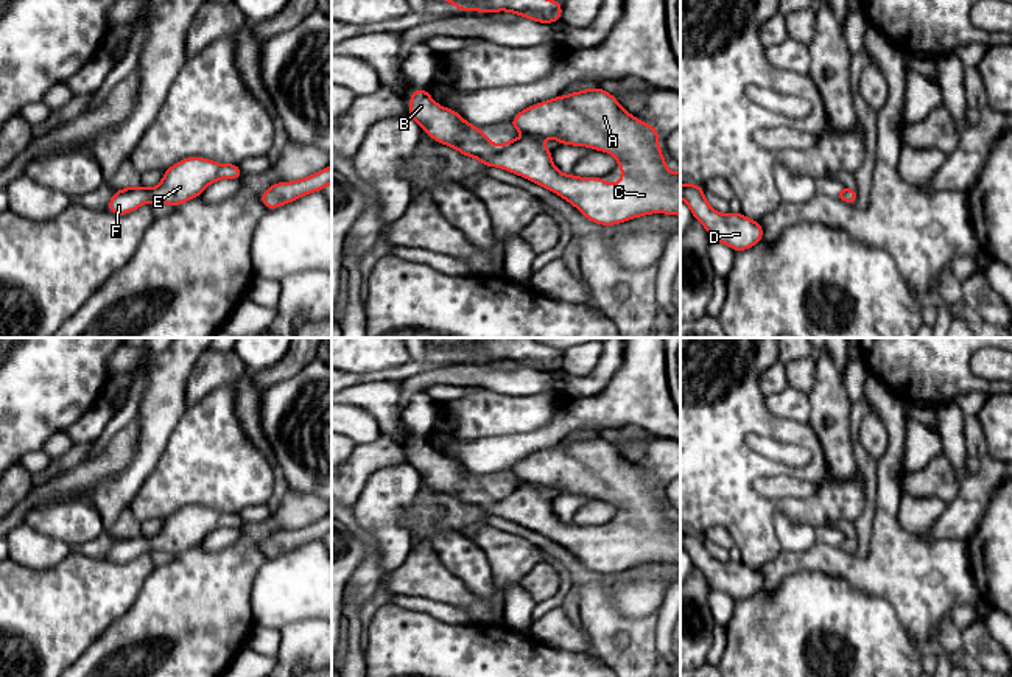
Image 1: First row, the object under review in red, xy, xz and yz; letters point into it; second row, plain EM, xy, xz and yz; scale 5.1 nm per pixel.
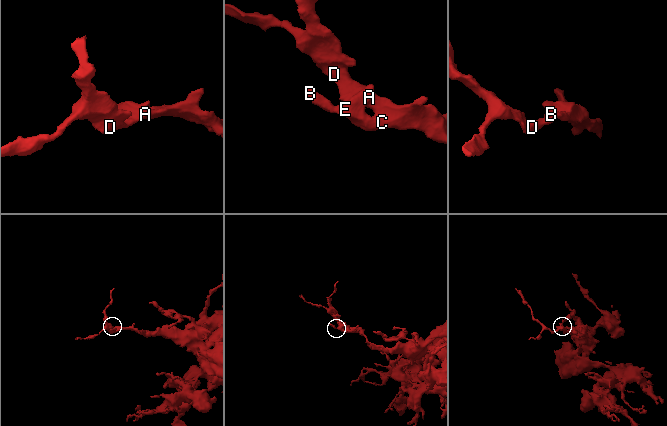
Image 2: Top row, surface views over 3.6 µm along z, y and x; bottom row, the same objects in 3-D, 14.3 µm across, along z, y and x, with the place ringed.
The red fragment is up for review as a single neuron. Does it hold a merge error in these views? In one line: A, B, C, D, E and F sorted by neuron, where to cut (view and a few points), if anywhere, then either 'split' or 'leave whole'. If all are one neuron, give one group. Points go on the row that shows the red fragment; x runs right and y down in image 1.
groups A B C D E F; cut none; leave whole

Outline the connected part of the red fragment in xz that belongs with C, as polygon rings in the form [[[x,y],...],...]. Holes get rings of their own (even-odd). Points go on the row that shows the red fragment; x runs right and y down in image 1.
[[[417,87],[411,93],[408,118],[416,120],[433,140],[478,159],[486,168],[498,167],[545,187],[599,226],[615,226],[651,213],[680,216],[680,171],[673,173],[666,168],[657,128],[624,110],[618,100],[601,87],[578,90],[567,96],[557,95],[520,110],[509,126],[528,135],[503,145],[492,143],[483,129],[466,121],[459,112],[437,104],[428,89]],[[540,139],[612,154],[621,168],[621,182],[607,184],[604,177],[560,173],[554,167],[551,151],[539,142]]]

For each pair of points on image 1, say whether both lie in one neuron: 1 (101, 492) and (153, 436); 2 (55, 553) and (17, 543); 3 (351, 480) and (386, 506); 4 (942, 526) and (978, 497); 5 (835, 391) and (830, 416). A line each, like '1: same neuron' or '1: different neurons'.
1: same neuron
2: same neuron
3: different neurons
4: same neuron
5: same neuron

